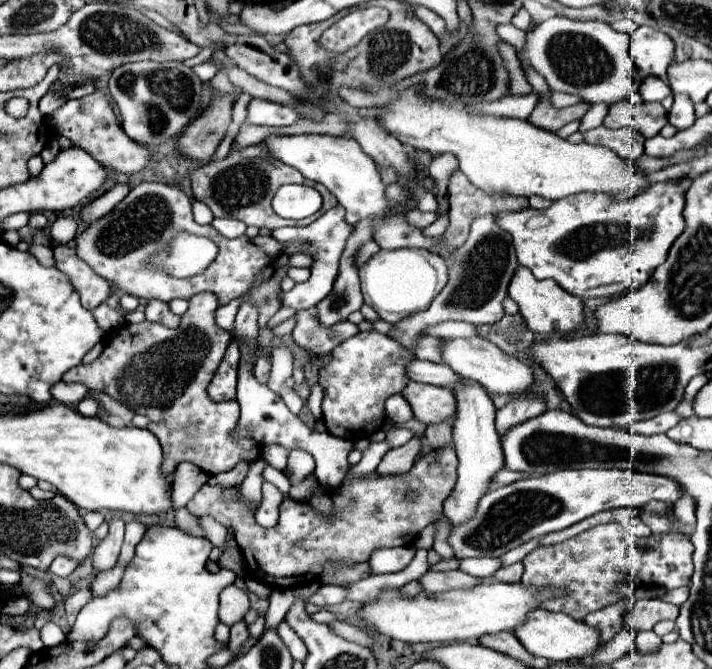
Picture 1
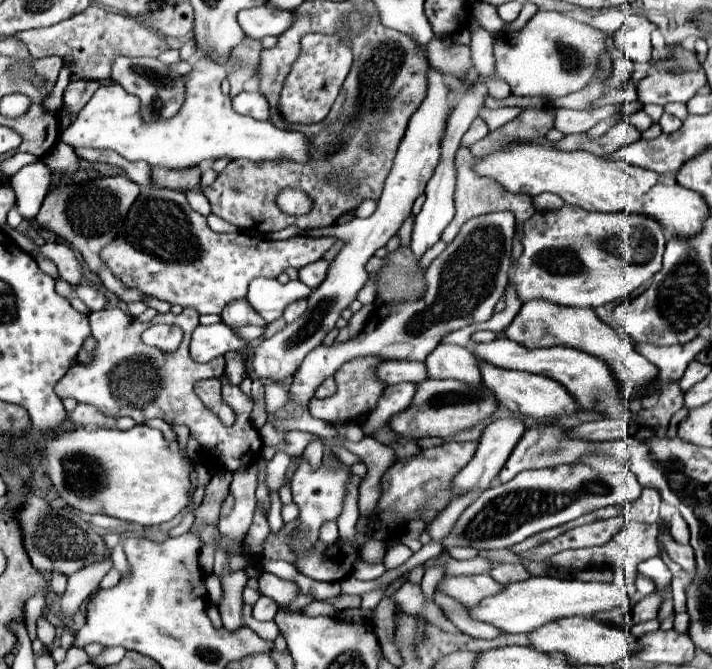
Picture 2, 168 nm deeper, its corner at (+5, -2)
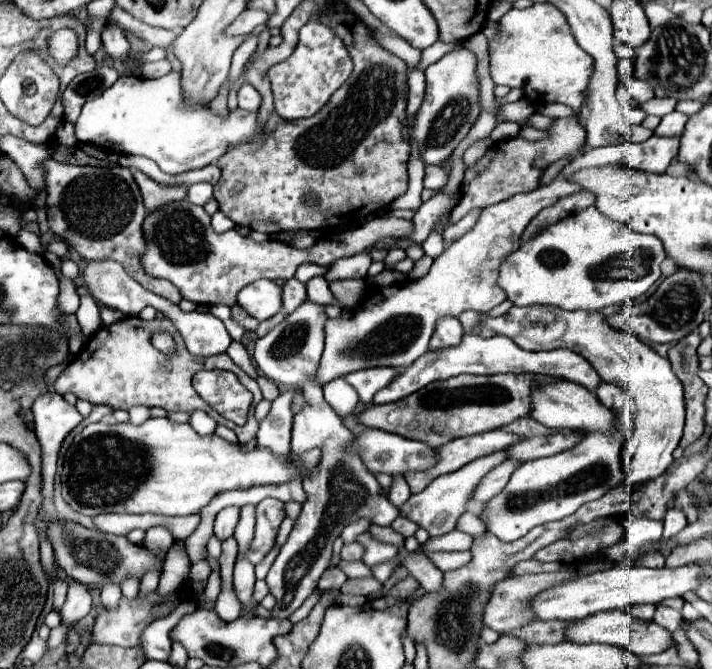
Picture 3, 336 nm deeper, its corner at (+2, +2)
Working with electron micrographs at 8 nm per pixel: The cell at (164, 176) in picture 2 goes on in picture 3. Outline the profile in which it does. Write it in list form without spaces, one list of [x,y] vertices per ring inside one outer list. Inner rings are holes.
[[[133,171],[133,177],[141,189],[141,195],[143,195],[143,203],[145,203],[145,211],[151,213],[167,203],[173,203],[173,201],[181,201],[185,199],[187,195],[187,187],[185,185],[159,185],[155,181],[151,181],[145,173],[141,171]]]

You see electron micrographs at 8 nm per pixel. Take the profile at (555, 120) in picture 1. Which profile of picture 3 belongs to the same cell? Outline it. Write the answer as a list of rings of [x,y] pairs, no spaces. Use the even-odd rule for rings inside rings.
[[[479,139],[479,141],[475,141],[475,143],[465,151],[465,155],[463,155],[465,165],[467,165],[467,167],[471,167],[475,161],[479,161],[479,159],[481,159],[481,155],[483,155],[491,145],[493,145],[493,141],[491,141],[491,139]]]

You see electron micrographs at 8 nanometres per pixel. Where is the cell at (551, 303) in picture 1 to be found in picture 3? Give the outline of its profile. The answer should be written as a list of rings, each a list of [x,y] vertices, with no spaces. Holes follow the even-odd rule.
[[[531,305],[531,307],[511,307],[505,315],[501,317],[489,317],[489,315],[481,315],[479,327],[481,329],[493,329],[499,335],[509,337],[511,341],[515,341],[519,347],[529,349],[529,351],[551,351],[551,349],[571,349],[575,353],[579,353],[581,357],[585,357],[593,369],[599,373],[601,381],[607,383],[617,383],[619,387],[625,389],[627,393],[627,405],[625,405],[625,413],[621,415],[621,425],[623,425],[623,433],[627,435],[627,443],[623,447],[623,471],[625,471],[625,481],[623,485],[627,487],[629,493],[633,493],[635,489],[641,489],[643,483],[657,479],[659,475],[663,475],[669,465],[673,463],[673,451],[679,445],[679,439],[683,435],[683,421],[685,421],[685,401],[683,401],[683,385],[679,381],[679,377],[673,373],[669,359],[661,357],[655,349],[651,349],[649,345],[645,345],[643,341],[631,337],[629,333],[621,333],[615,331],[611,327],[607,327],[605,317],[601,317],[595,311],[563,311],[559,307],[545,307],[545,305]]]

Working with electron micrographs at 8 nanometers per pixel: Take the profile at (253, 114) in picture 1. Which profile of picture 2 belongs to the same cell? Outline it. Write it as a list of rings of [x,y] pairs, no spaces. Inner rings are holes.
[[[242,91],[238,97],[232,99],[232,107],[236,113],[258,119],[258,121],[270,121],[270,105],[264,95],[260,93],[246,93]]]

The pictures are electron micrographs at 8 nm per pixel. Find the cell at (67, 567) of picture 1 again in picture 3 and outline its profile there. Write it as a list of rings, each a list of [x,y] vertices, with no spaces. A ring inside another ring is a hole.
[[[57,579],[53,583],[53,607],[55,607],[55,611],[59,611],[63,607],[65,597],[67,597],[67,583],[63,579]]]

